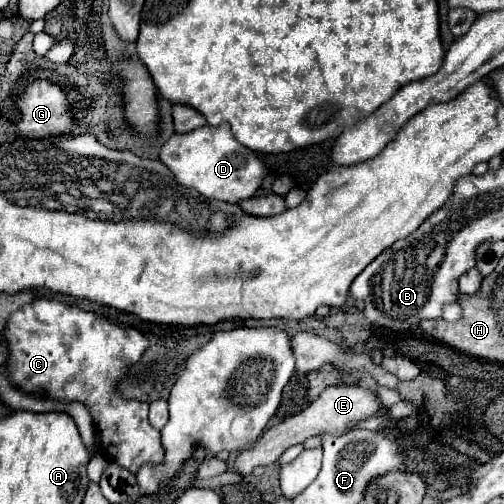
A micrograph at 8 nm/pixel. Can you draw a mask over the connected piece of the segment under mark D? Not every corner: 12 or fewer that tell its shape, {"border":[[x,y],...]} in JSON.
{"border":[[228,125],[174,133],[158,159],[180,185],[240,203],[266,167]]}

